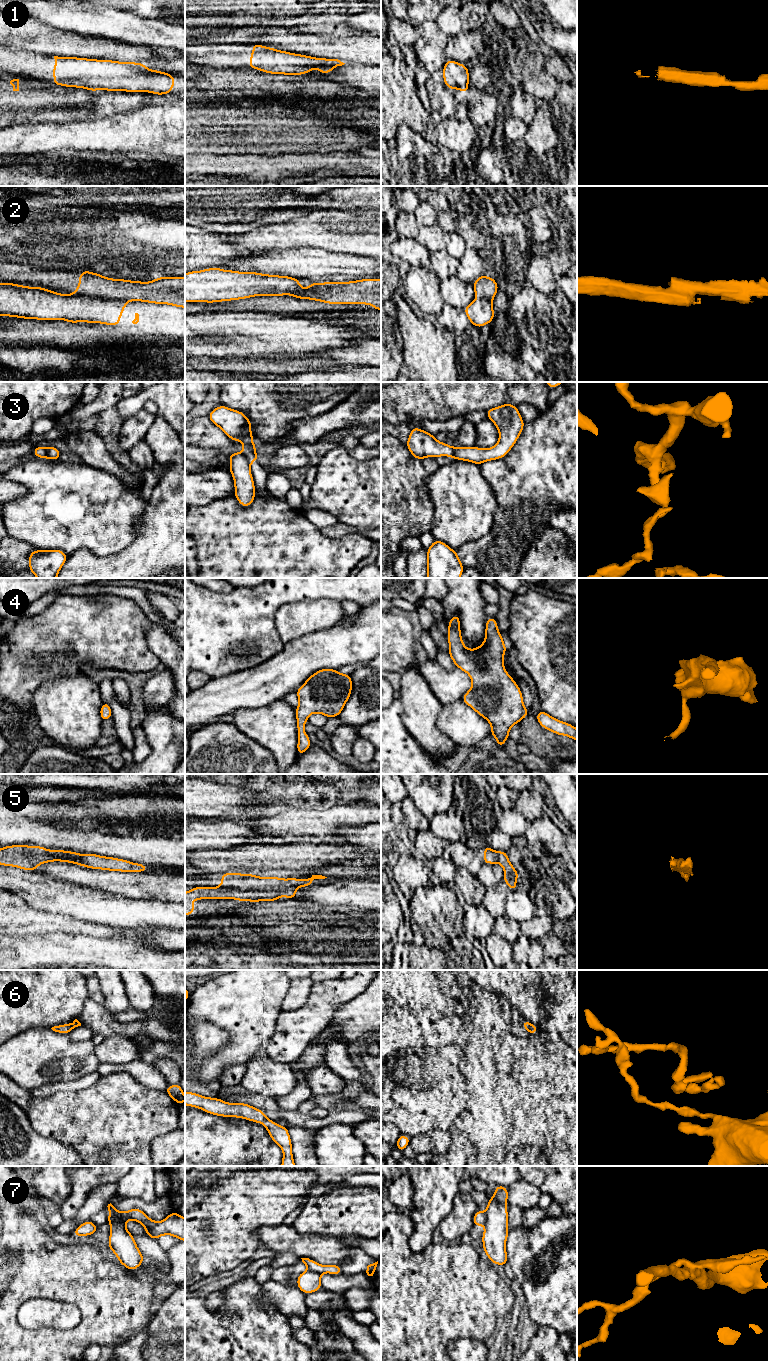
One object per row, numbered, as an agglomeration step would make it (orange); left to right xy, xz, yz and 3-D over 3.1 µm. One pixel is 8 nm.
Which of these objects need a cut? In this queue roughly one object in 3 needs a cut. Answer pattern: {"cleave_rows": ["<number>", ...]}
{"cleave_rows": ["2", "3", "5", "7"]}

